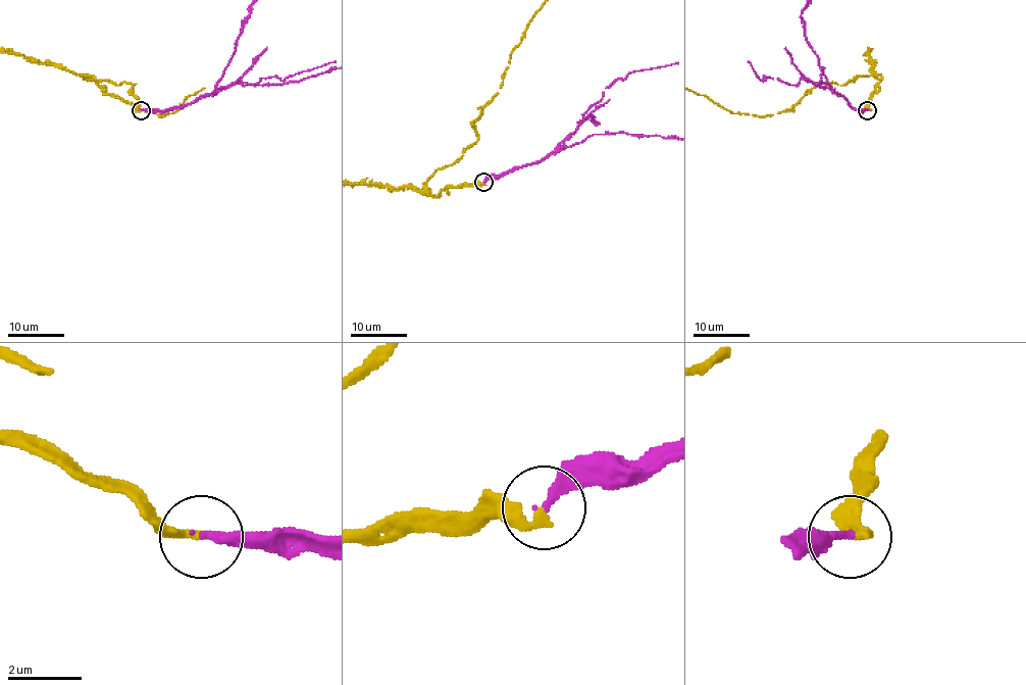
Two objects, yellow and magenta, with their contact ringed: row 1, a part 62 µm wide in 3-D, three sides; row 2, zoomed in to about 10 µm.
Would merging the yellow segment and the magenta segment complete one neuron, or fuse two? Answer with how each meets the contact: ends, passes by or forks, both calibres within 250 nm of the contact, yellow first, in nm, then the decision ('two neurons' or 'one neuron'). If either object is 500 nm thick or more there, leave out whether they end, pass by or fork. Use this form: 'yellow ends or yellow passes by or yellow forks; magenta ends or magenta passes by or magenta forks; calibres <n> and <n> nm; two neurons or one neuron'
yellow ends; magenta ends; calibres 240 and 260 nm; one neuron

